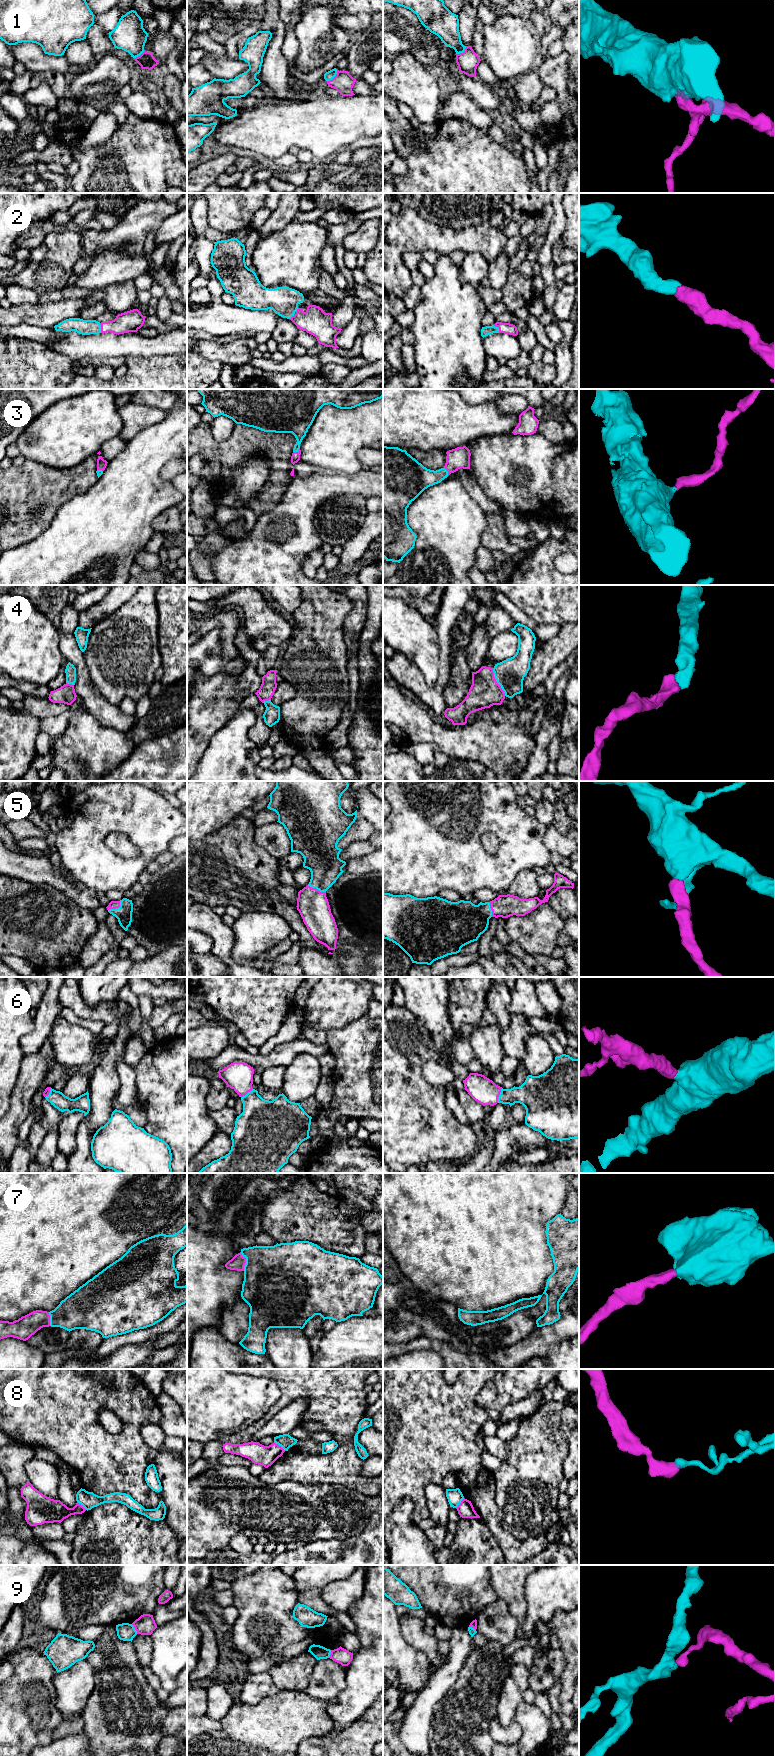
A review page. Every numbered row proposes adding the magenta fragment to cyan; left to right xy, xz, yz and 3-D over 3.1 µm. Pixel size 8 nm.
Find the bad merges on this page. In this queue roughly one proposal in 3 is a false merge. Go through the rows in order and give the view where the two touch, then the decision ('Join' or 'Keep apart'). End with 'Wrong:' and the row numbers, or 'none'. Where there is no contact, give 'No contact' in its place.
1: Touches cyan in xz. Join
2: Touches cyan in xy. Join
3: Touches cyan in yz. Join
4: Touches cyan in yz. Join
5: Touches cyan in xz. Join
6: Touches cyan in yz. Join
7: Touches cyan in xz. Join
8: Touches cyan in xz. Keep apart
9: Touches cyan in xy. Keep apart
Wrong: 8, 9

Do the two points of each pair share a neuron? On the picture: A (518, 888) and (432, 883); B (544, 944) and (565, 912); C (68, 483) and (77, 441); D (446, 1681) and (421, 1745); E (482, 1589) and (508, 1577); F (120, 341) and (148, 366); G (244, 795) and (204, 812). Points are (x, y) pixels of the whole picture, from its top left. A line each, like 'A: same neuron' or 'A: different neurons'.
A: different neurons
B: different neurons
C: different neurons
D: same neuron
E: different neurons
F: different neurons
G: same neuron

